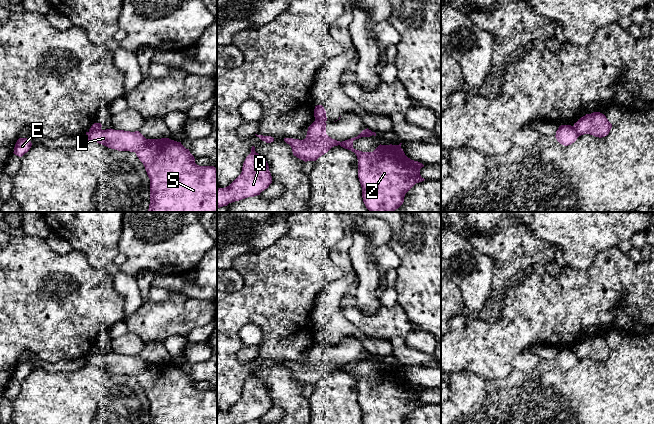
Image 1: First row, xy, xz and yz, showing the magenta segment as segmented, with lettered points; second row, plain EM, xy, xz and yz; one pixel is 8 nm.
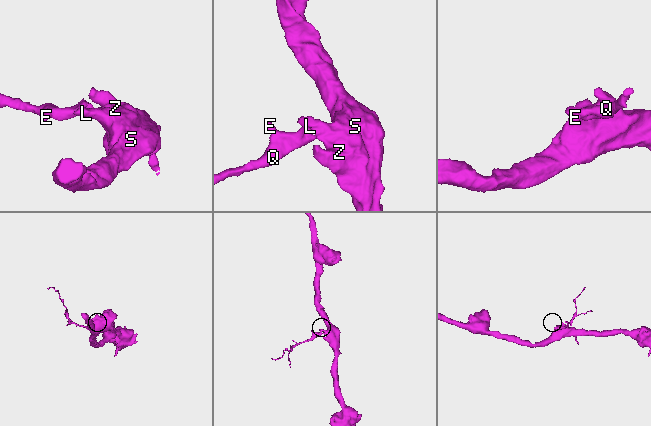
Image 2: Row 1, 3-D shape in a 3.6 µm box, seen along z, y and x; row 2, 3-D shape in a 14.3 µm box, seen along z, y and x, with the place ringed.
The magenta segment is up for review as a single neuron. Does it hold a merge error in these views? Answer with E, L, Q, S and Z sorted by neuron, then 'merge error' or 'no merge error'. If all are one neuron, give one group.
E Q / L S Z; merge error

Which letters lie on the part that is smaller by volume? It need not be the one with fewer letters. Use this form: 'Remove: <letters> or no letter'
Remove: E, Q

